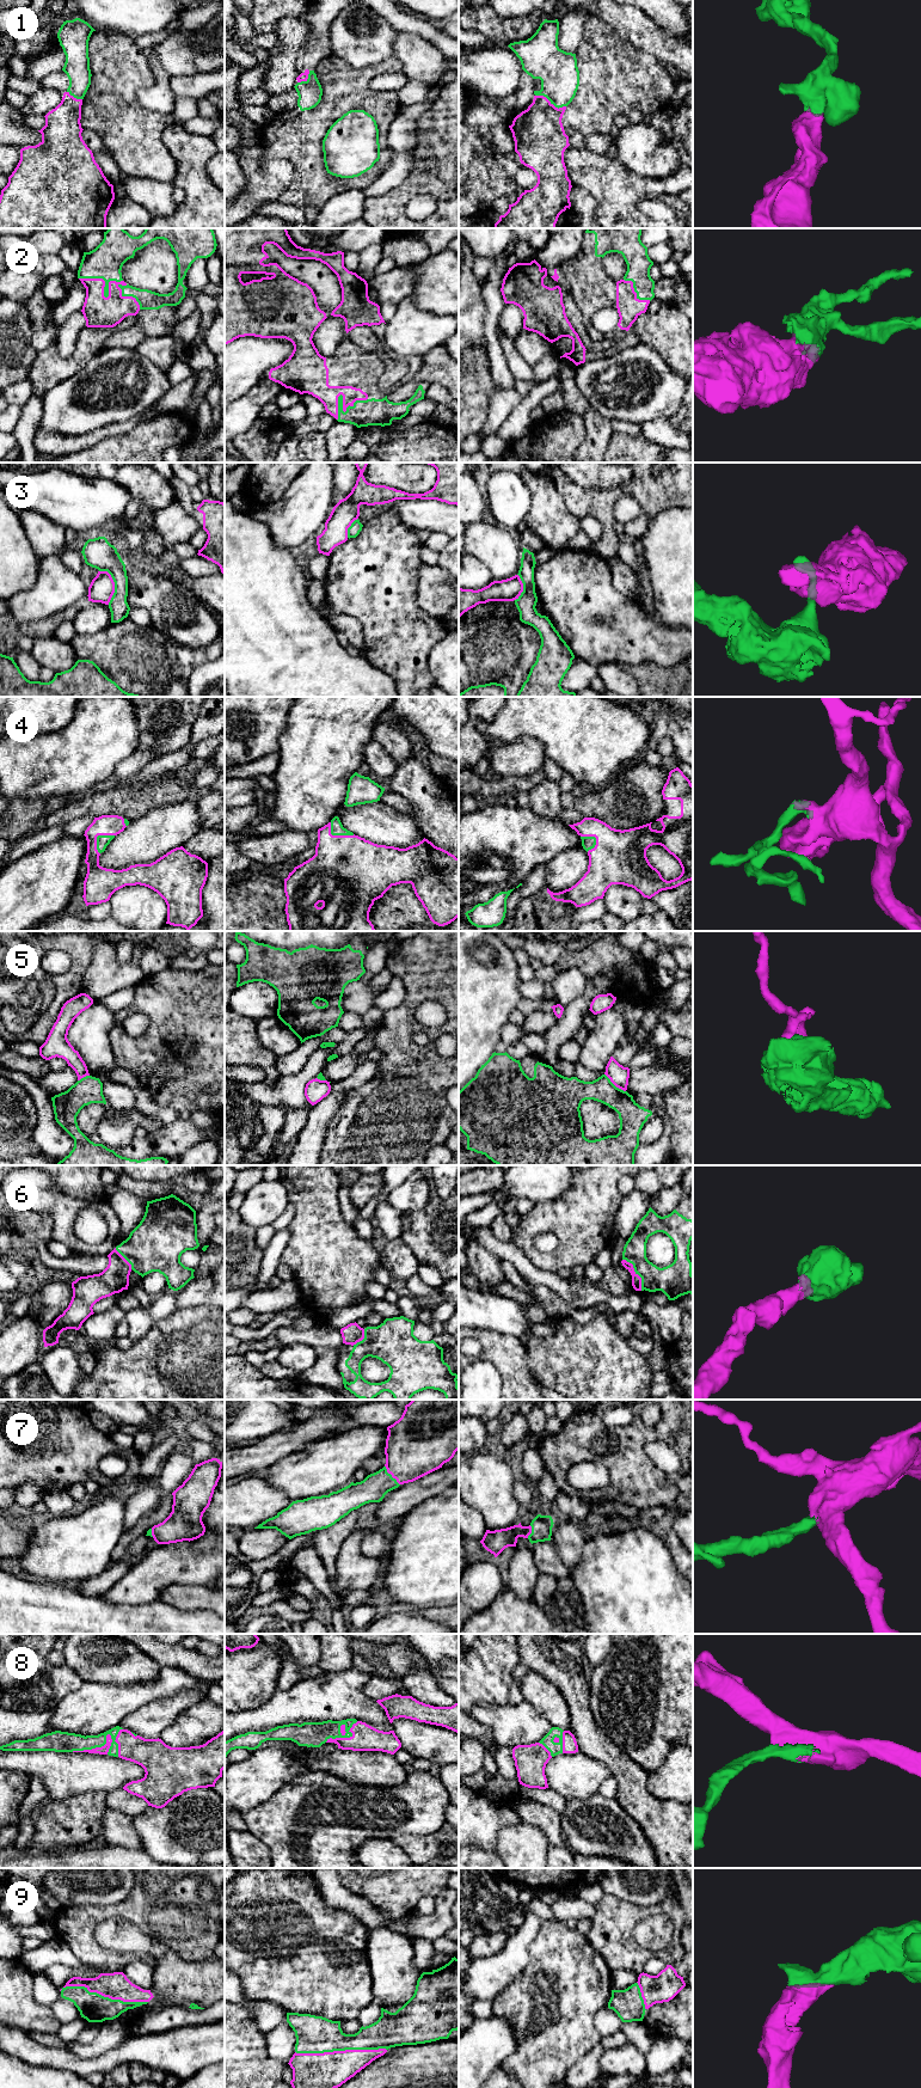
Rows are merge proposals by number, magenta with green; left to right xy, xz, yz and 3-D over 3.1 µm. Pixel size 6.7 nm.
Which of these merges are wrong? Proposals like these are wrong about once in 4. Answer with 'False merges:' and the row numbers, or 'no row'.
False merges: 3, 5

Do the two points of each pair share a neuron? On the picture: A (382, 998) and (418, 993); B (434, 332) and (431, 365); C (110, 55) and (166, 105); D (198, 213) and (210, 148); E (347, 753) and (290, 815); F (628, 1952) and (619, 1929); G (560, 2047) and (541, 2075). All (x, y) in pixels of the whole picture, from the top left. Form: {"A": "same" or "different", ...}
{"A": "different", "B": "different", "C": "different", "D": "same", "E": "same", "F": "same", "G": "same"}

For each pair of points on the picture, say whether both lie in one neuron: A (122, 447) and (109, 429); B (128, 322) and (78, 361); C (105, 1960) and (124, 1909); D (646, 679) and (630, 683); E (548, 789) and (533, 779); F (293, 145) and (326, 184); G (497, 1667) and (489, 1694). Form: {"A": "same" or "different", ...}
{"A": "different", "B": "same", "C": "same", "D": "different", "E": "different", "F": "same", "G": "same"}

